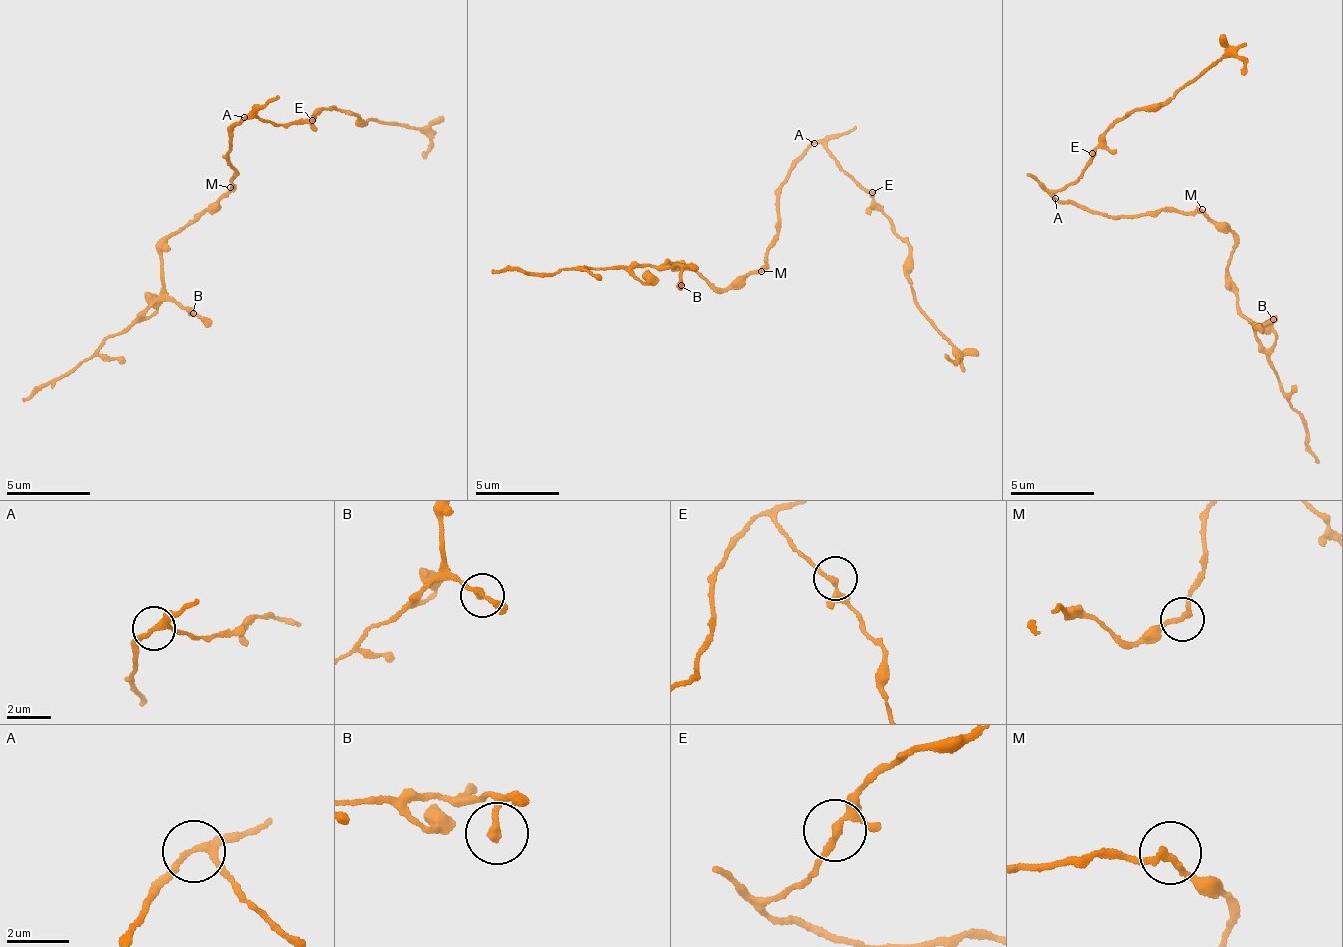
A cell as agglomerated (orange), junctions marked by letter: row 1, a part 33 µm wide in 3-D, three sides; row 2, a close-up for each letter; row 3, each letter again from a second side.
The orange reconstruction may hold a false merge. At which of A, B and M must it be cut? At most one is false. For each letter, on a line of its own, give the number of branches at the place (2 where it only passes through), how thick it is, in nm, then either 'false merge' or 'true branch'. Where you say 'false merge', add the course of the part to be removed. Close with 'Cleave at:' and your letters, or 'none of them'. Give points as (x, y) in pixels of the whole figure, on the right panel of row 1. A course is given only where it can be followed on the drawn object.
A: branches 3; calibre 200 nm; true branch
B: branches 2; calibre 190 nm; true branch
M: branches 2; calibre 200 nm; true branch
Cleave at: none of them

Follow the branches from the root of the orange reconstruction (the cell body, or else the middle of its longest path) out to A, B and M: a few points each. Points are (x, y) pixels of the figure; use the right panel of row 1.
A: (1136, 215), (1107, 218), (1093, 209), (1080, 208), (1075, 203), (1054, 198)
B: (1136, 215), (1187, 210), (1231, 232), (1234, 249), (1227, 272), (1238, 292), (1238, 311), (1257, 325), (1273, 319)
M: (1136, 215), (1169, 209), (1179, 211), (1202, 209)

